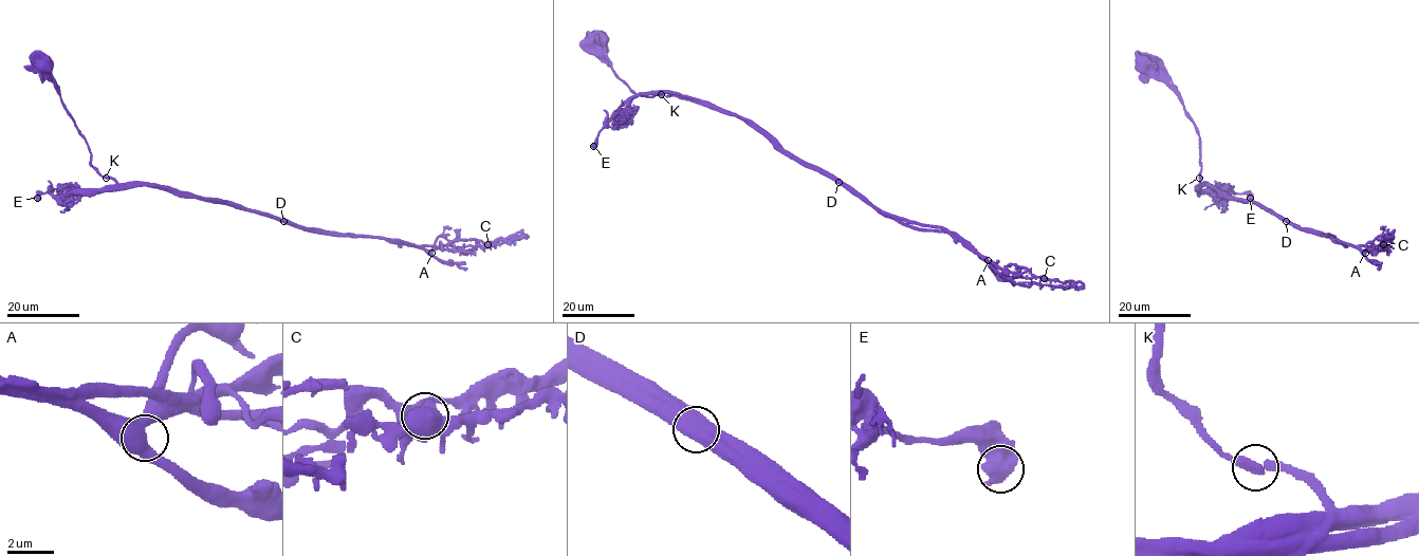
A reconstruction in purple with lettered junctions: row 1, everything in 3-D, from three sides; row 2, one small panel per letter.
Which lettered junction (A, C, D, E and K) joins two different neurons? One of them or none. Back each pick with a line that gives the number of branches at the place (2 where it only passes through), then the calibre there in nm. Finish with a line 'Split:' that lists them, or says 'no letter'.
D: 2 branches meet; 700 nm thick
Split: D

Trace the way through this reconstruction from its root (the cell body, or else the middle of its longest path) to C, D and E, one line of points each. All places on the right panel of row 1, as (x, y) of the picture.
C: (1141, 63), (1193, 121), (1200, 184), (1350, 244), (1390, 246), (1383, 244)
D: (1141, 63), (1176, 94), (1193, 121), (1200, 141), (1199, 183), (1211, 185), (1220, 196), (1254, 201), (1286, 220)
E: (1141, 63), (1176, 94), (1193, 121), (1201, 167), (1197, 189), (1213, 189), (1218, 196), (1246, 193), (1250, 198)

